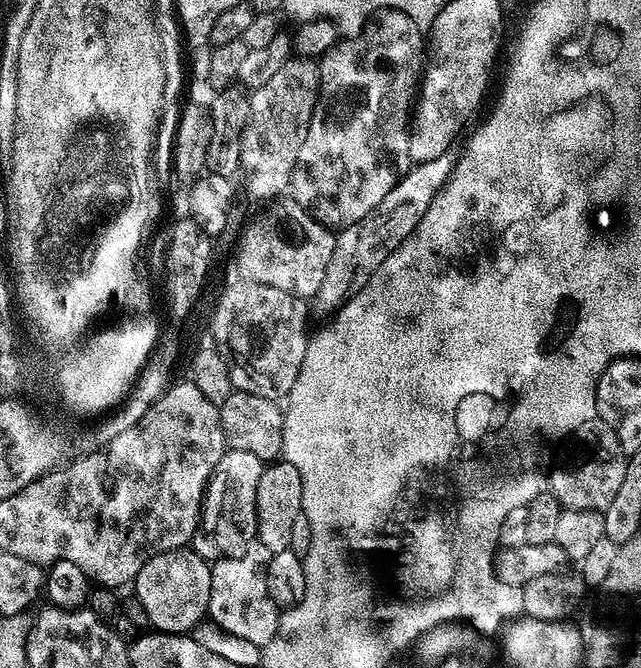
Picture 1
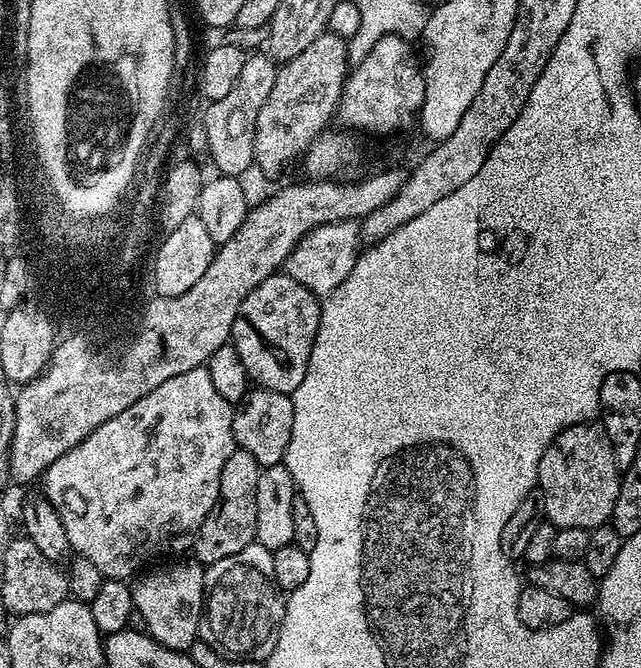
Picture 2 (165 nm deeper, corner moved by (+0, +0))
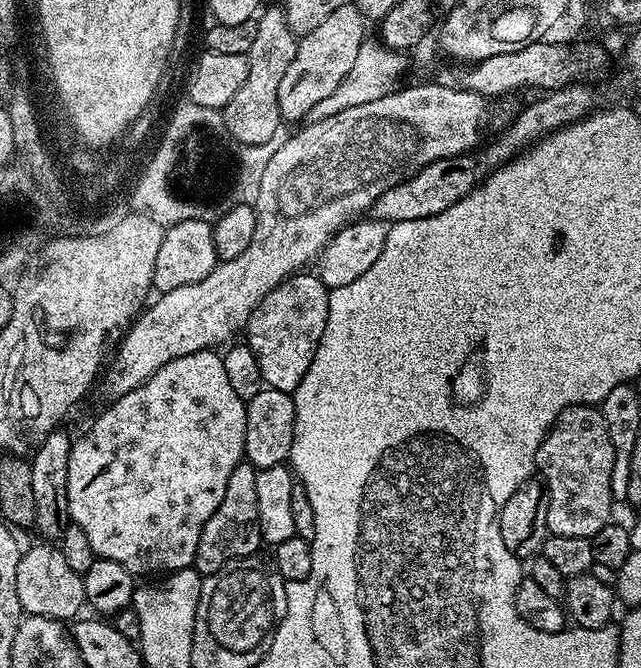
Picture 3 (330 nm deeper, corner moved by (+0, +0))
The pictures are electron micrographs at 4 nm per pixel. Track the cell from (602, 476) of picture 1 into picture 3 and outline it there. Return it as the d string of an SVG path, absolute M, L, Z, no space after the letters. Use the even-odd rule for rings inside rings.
M575 404L562 410L562 414L558 414L558 418L552 423L552 427L538 446L535 471L543 476L548 487L546 526L551 535L591 538L613 519L614 501L610 490L610 474L614 474L614 442L610 442L610 434L606 430L604 415L600 413L599 407L591 404Z

